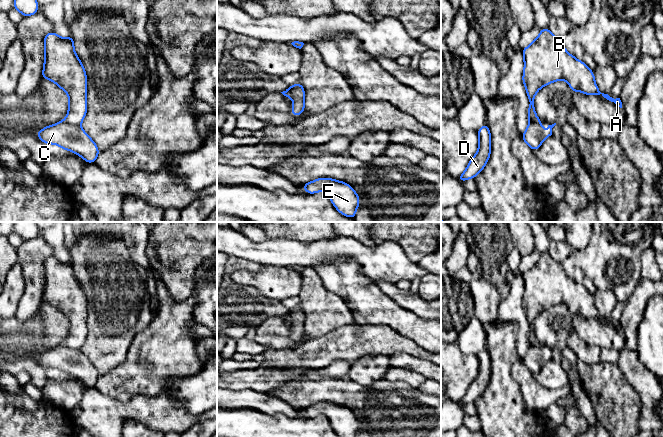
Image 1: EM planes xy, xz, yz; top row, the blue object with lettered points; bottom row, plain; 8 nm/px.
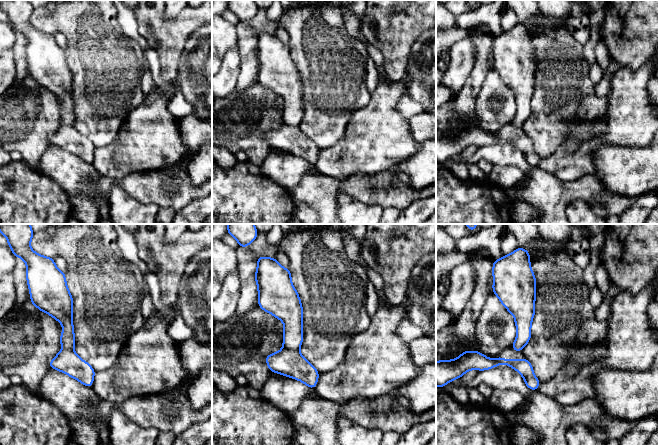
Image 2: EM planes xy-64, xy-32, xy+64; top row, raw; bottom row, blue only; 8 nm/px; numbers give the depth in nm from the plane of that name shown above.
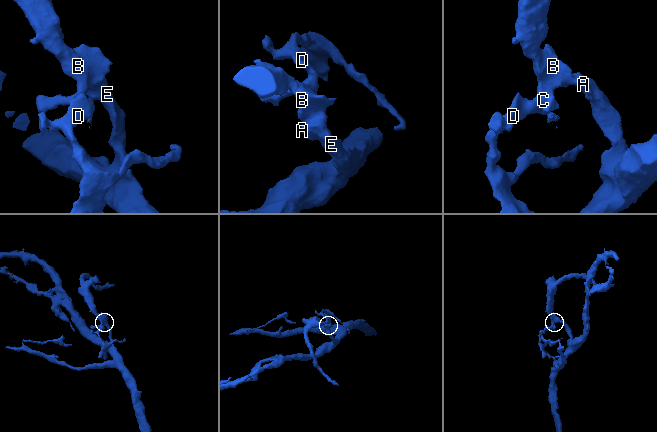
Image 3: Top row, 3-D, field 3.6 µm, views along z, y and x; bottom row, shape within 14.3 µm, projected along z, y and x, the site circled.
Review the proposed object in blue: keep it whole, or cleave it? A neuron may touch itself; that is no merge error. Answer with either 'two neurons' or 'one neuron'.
two neurons

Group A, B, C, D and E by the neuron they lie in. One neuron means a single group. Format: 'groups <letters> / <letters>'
groups A B E / C D

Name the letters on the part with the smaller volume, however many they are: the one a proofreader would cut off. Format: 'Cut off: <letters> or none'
Cut off: C, D

